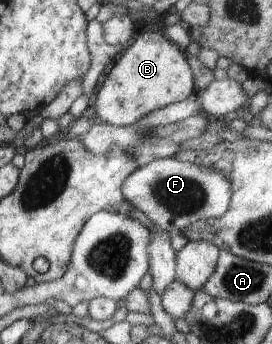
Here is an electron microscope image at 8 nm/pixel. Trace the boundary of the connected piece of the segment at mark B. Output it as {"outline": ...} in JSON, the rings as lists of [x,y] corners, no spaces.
{"outline":[[[163,30],[136,34],[106,74],[106,79],[96,88],[94,109],[99,121],[115,126],[131,126],[150,111],[168,107],[196,94],[194,76],[182,47]]]}

